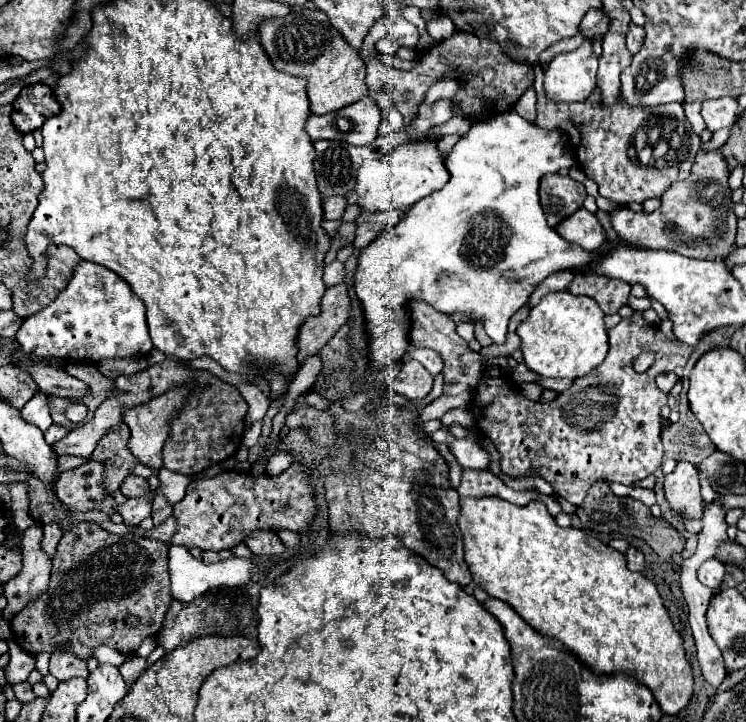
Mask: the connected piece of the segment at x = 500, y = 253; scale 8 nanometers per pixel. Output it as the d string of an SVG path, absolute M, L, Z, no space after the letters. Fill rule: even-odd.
M515 110L499 114L487 122L473 122L469 132L445 158L449 182L425 200L413 204L397 226L389 228L359 252L353 284L365 314L369 368L385 370L403 360L409 348L409 310L415 300L427 302L443 314L465 314L471 324L483 324L491 340L501 344L507 336L509 318L527 304L539 282L553 272L581 270L595 264L611 246L601 246L595 252L573 246L545 222L539 204L541 176L559 172L573 164L575 158L571 150L567 150L567 138L563 132L529 124Z

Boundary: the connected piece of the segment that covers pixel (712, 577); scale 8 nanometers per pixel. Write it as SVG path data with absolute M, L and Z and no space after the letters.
M709 558L707 562L701 564L701 568L697 572L697 578L699 578L701 584L705 584L705 586L715 590L721 584L723 574L725 574L725 566L717 558Z

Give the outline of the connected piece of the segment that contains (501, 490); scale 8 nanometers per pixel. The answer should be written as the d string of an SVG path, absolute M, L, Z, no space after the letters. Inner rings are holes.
M463 470L463 478L461 478L461 486L457 488L461 498L483 498L483 496L497 496L505 502L517 504L517 506L527 506L531 500L541 500L551 516L557 516L561 512L561 506L551 498L551 496L543 496L537 492L515 492L511 488L507 488L495 474L491 474L489 470Z

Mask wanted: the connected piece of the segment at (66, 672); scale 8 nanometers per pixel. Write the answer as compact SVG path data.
M57 648L53 654L51 654L51 664L49 664L49 672L59 680L71 680L71 678L87 678L89 676L89 670L87 670L87 664L85 660L73 656L71 652L67 652L65 648Z

